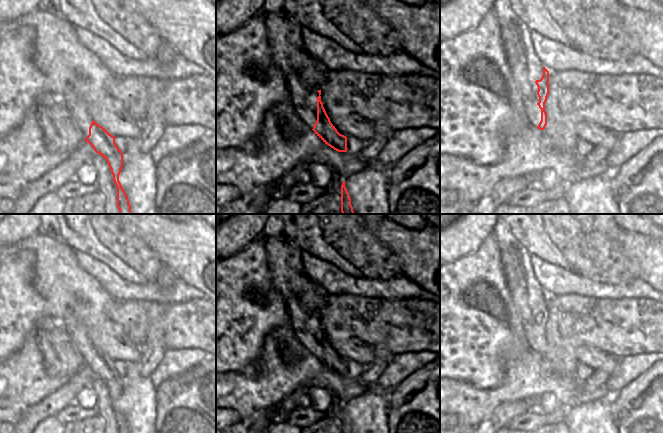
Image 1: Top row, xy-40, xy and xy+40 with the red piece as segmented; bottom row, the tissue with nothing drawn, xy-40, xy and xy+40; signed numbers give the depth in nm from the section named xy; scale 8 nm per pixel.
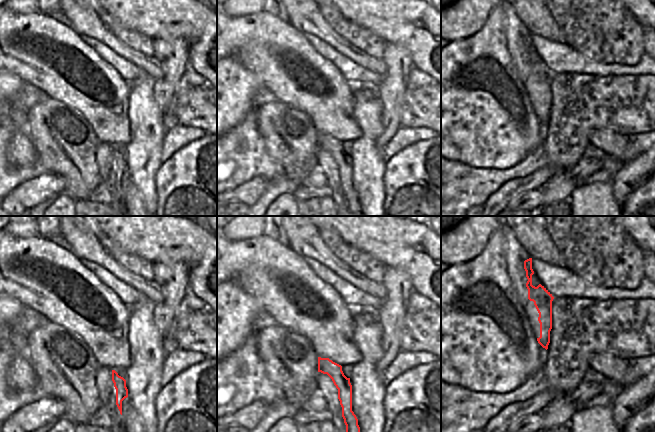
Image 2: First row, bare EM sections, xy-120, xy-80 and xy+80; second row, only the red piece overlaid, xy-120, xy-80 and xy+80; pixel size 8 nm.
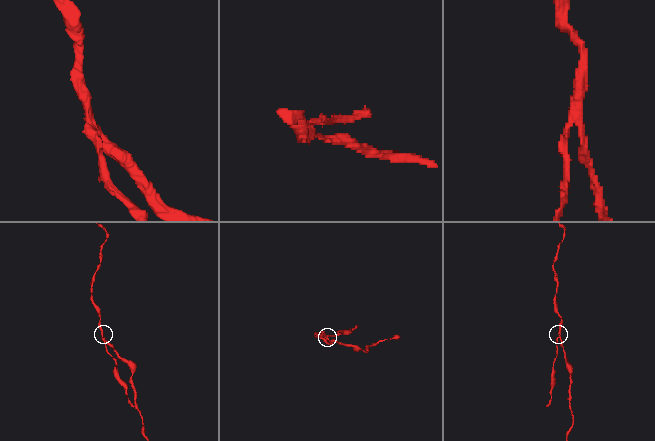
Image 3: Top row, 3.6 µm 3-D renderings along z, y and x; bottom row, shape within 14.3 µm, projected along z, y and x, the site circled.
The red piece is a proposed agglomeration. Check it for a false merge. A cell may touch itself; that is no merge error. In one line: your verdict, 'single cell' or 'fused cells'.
fused cells

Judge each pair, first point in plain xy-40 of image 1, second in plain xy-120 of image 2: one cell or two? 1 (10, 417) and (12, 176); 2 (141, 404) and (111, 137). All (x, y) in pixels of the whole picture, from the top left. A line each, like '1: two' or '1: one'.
1: two
2: two

